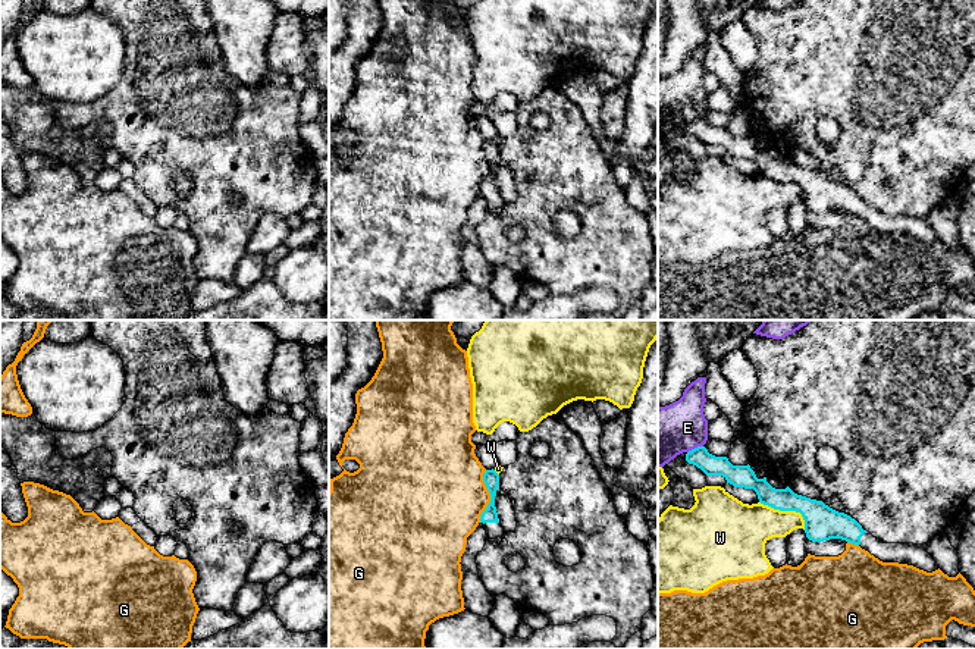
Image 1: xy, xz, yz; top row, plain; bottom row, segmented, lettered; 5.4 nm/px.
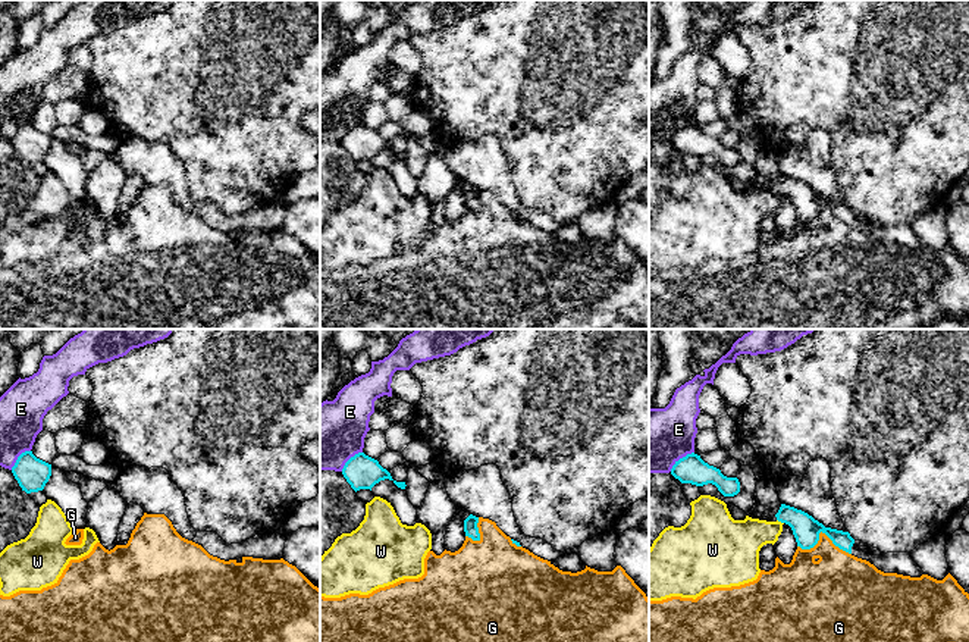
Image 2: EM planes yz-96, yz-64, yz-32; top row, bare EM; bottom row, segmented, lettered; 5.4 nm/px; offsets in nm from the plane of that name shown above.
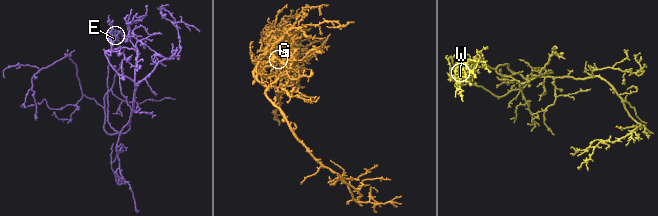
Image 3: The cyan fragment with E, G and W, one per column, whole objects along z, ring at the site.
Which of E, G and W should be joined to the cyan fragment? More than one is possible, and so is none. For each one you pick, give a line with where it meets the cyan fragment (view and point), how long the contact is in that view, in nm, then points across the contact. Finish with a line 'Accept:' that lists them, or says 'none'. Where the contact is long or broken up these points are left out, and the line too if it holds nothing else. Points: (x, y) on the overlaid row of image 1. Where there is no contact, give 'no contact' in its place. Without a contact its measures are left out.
Accept: none

